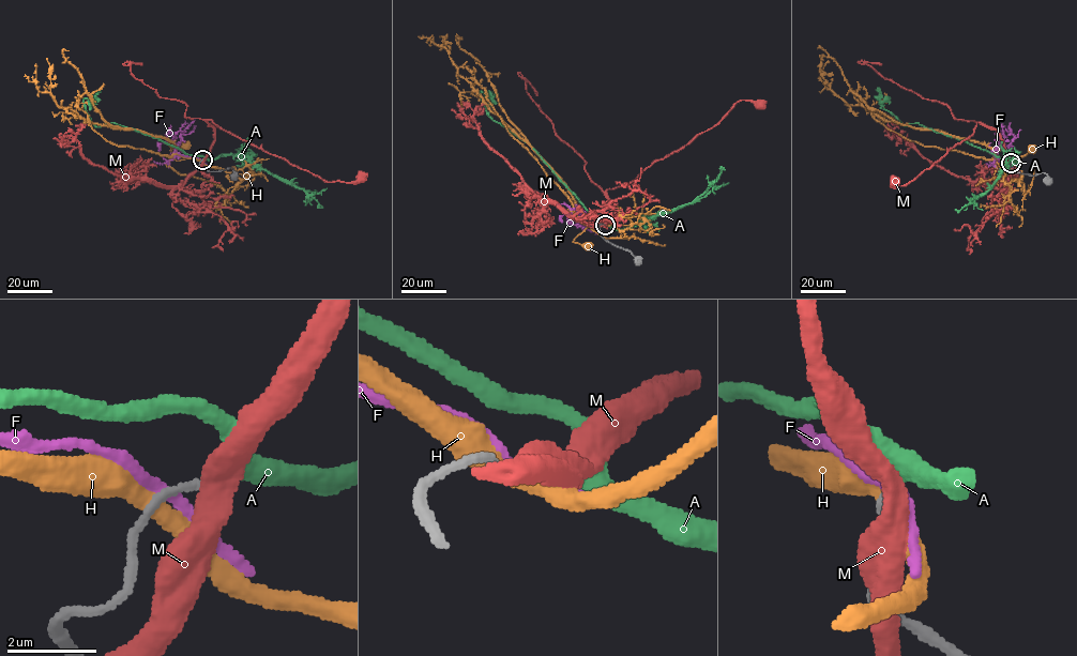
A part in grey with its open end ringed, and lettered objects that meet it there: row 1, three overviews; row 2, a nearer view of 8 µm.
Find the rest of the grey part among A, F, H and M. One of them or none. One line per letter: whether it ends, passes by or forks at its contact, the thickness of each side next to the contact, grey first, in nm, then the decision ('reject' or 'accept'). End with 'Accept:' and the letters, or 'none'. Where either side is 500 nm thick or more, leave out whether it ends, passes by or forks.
A: it ends; calibres 160 and 280 nm; accept
F: it passes by; calibres 220 and 280 nm; reject
H: it passes by; calibres 240 and 440 nm; reject
M: calibres 160 and 500 nm; reject
Accept: A

